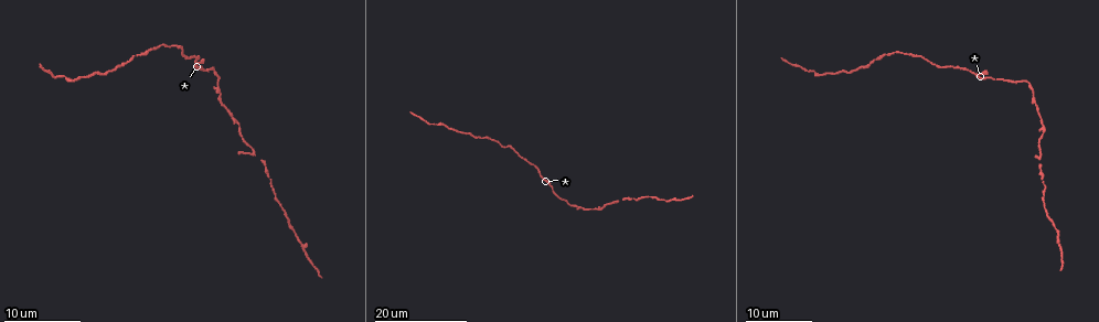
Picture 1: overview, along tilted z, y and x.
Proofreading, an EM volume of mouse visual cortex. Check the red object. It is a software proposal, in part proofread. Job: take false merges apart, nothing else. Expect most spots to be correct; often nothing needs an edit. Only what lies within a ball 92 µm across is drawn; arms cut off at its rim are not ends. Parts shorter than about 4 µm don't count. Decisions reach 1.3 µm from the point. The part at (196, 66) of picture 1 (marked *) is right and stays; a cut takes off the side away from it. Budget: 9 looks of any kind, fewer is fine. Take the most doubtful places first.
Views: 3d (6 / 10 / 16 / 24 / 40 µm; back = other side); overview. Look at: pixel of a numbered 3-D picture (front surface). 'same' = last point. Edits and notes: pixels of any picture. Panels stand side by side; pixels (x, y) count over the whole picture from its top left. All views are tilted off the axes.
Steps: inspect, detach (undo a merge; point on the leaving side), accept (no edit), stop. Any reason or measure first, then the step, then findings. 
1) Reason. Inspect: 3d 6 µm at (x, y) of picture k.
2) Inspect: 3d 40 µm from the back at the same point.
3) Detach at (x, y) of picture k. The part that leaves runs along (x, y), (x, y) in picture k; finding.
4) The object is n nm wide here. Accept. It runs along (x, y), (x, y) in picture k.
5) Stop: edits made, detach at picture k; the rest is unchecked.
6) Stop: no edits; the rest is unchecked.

A narrow waist. Inspect: 3d 16 µm at (219, 83) of picture 1.

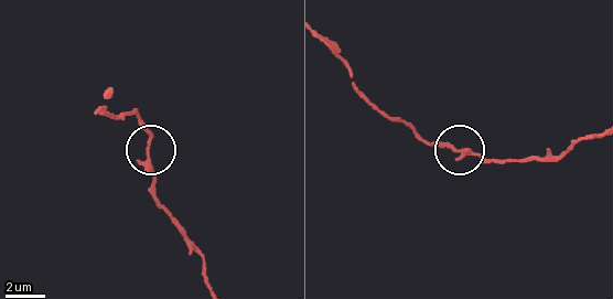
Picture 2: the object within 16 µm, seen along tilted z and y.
Inspect: 3d 6 µm at (458, 150) of picture 2.

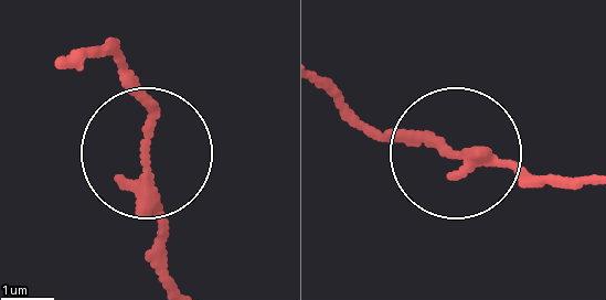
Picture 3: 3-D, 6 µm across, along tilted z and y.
3 arms meet here. Accept. All the same cell.

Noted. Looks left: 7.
Thick turns thin. Inspect: 3d 16 µm at (73, 77) of picture 1.

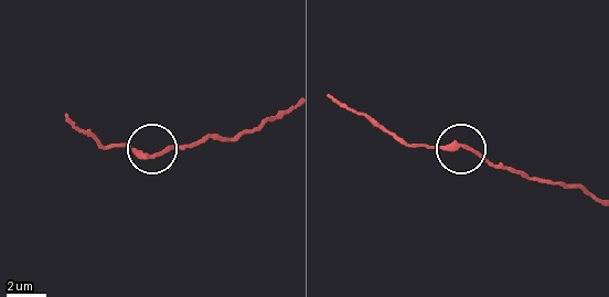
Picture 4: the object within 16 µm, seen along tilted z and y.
Inspect: 3d 10 µm at (157, 152) of picture 4.

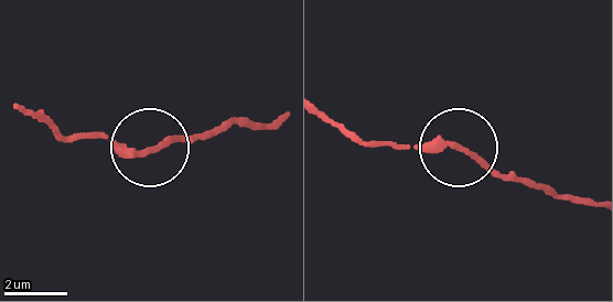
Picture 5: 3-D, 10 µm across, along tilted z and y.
Accept. It runs along (591, 203), (498, 176), (454, 144), (361, 146) in picture 5; continuous, no second cell.

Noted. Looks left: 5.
Sudden change in width. Inspect: 3d 24 µm at (670, 200) of picture 1.

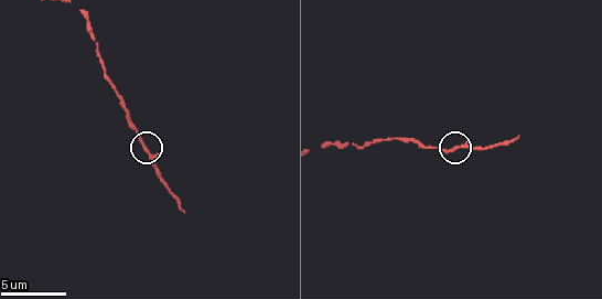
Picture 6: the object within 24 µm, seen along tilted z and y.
Inspect: 3d 10 µm at (144, 150) of picture 6.

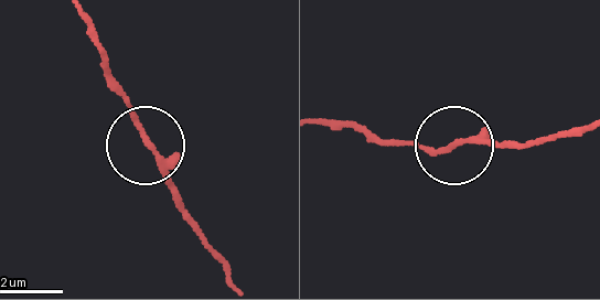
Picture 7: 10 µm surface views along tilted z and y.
Accept. It runs along (321, 119), (346, 120), (388, 145), (471, 139), (517, 145) in picture 7; continuous, no second cell.

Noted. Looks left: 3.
Sudden change in width. Inspect: 3d 10 µm at (123, 101) of picture 6.

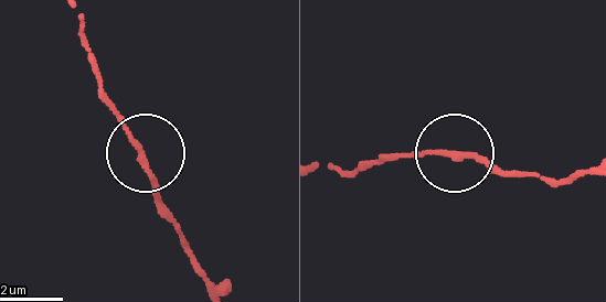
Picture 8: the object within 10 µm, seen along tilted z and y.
Inspect: 3d 6 µm at (456, 153) of picture 8.

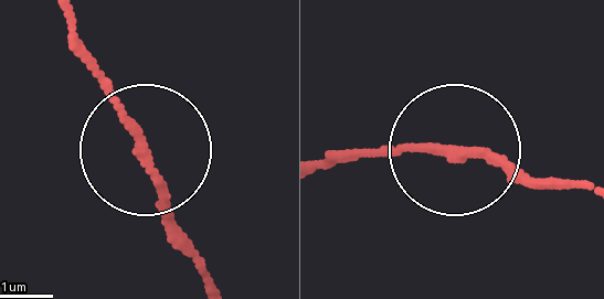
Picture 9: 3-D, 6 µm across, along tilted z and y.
Accept. It runs along (318, 163), (474, 146), (534, 182), (589, 188) in picture 9; all the same cell.

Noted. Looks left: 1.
Stop: no edits; the rest is unchecked.

